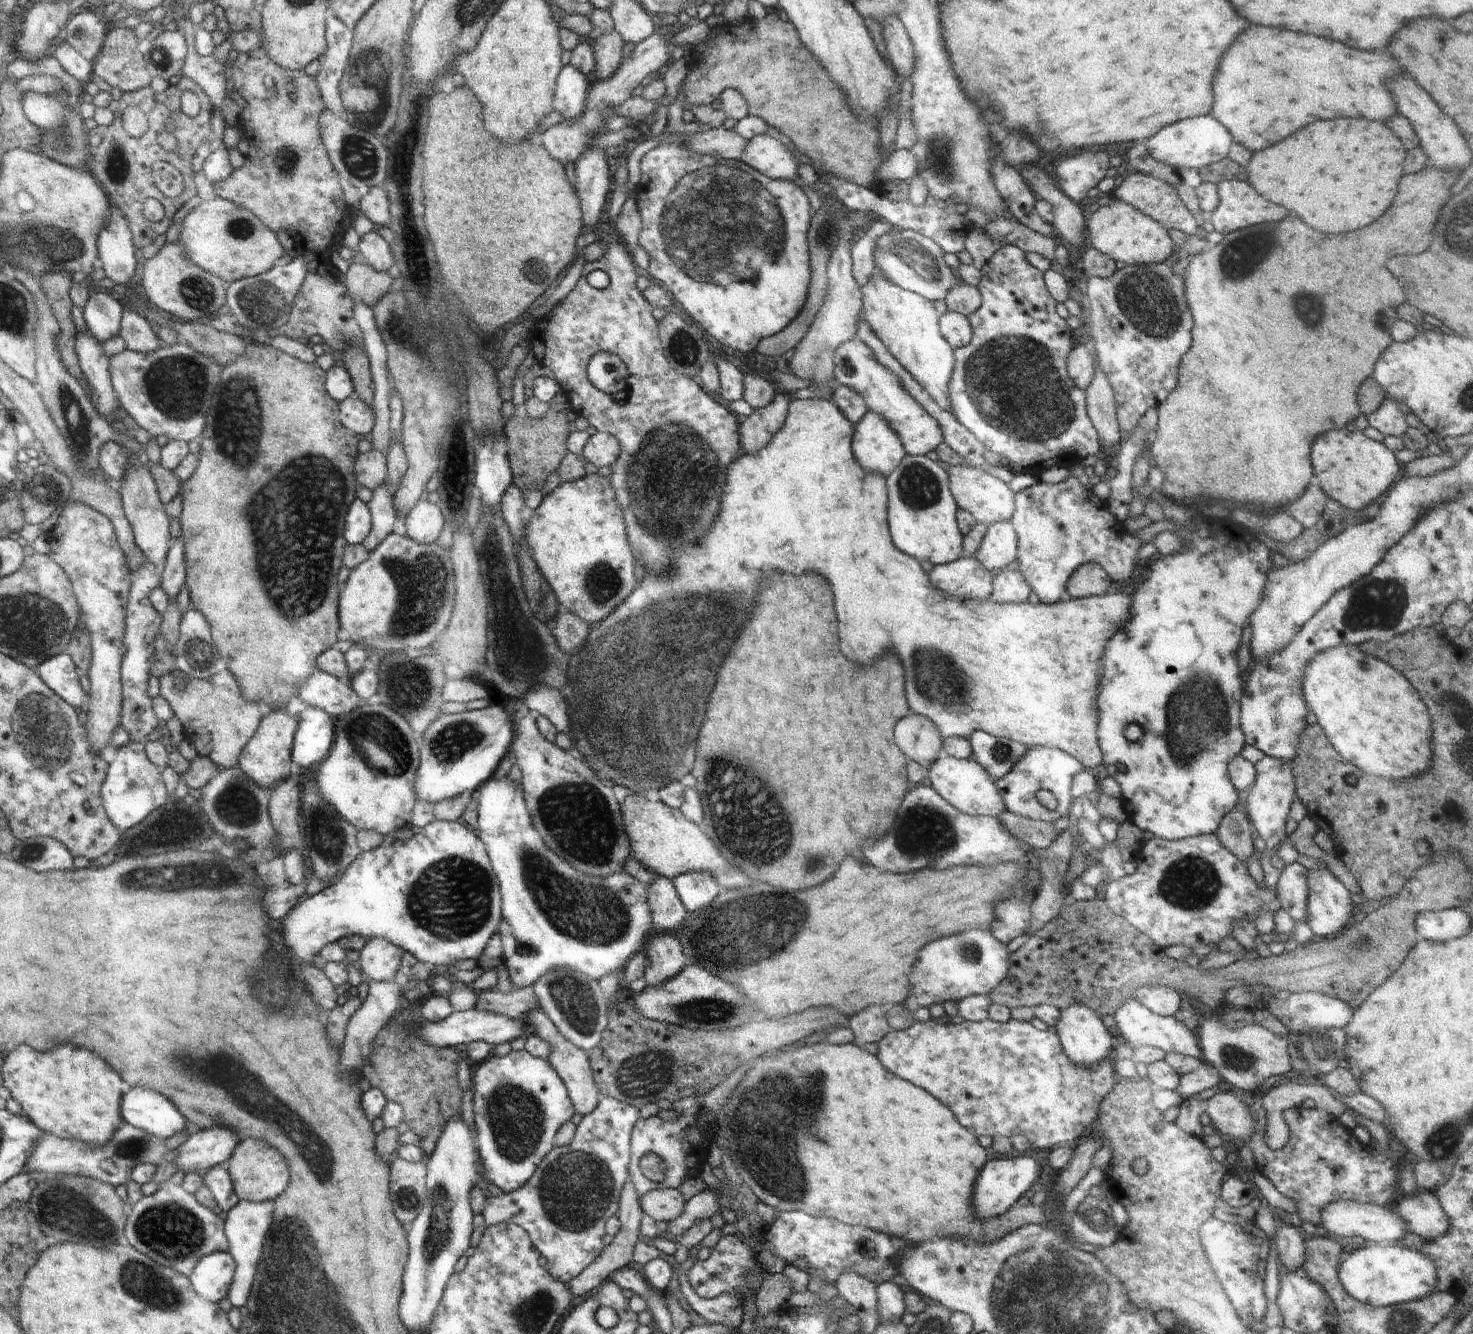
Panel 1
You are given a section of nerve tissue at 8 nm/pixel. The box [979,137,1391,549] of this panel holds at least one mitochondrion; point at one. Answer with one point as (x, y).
(1149, 298)

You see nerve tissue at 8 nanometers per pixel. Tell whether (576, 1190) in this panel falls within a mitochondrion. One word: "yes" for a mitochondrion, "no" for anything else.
yes

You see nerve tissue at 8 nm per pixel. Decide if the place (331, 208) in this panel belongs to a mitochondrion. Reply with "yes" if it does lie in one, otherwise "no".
no

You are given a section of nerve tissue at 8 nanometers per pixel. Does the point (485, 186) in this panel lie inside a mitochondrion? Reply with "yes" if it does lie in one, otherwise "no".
no

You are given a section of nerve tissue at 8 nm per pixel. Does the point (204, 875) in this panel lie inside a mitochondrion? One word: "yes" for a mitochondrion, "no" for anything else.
yes

